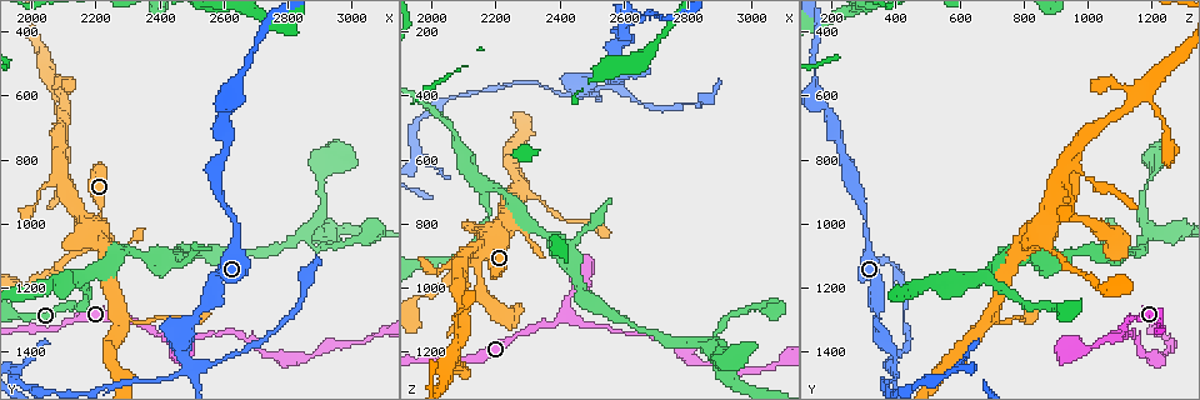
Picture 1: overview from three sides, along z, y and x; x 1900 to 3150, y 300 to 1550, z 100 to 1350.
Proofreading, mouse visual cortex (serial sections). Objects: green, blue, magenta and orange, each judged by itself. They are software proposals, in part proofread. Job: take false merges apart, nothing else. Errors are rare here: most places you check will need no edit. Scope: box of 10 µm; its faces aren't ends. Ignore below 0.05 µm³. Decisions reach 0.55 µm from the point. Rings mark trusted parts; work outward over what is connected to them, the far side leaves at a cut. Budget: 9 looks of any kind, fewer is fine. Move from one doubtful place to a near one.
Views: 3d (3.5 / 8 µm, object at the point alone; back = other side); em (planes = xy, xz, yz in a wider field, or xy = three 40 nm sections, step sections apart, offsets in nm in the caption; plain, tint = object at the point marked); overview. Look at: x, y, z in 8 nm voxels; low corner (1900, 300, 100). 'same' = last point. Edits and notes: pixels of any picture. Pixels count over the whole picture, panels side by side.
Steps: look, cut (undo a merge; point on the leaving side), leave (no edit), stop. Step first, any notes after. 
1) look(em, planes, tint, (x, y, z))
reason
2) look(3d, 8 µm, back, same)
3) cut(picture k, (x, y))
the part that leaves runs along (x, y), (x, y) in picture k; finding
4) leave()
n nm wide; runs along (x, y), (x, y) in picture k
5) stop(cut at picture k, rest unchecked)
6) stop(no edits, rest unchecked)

look(3d, 3.5 µm, (2530, 1360, 1120))

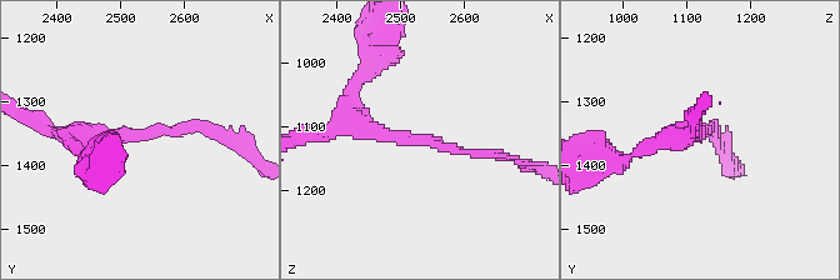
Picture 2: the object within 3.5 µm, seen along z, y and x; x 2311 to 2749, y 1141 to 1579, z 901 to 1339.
look(em, xy, step 5, tint, (2530, 1355, 1115))
arms of 100, 300 nm

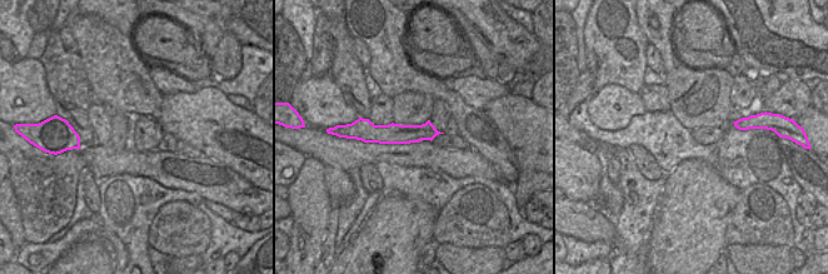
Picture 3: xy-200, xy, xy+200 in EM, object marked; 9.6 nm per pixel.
leave()
runs along (360, 129), (368, 133), (433, 133) in picture 3; one cell here

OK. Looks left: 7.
look(3d, 3.5 µm, (2170, 1160, 680))
thin neck

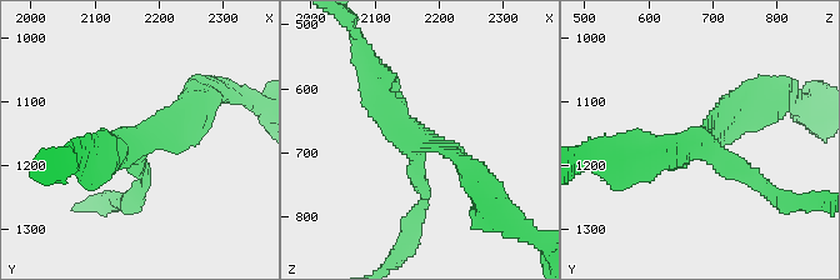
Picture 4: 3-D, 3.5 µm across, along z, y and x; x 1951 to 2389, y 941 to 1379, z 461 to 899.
look(em, xy, step 3, tint, (2170, 1165, 680))
now the EM

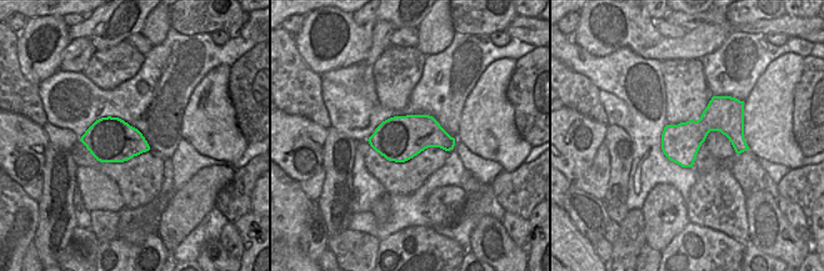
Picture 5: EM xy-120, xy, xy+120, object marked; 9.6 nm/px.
leave()
440 nm wide; runs along (141, 186), (134, 148), (199, 101) in picture 4; all the same cell

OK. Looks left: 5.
look(3d, 3.5 µm, (2490, 1450, 390))
branch point

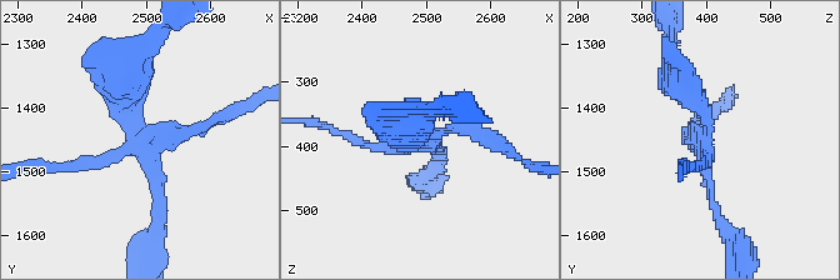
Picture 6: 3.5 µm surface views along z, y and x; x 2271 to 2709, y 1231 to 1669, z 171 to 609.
look(em, planes, tint, (2485, 1445, 400))
4 arms; arms of 150, 150, 200, 400 nm

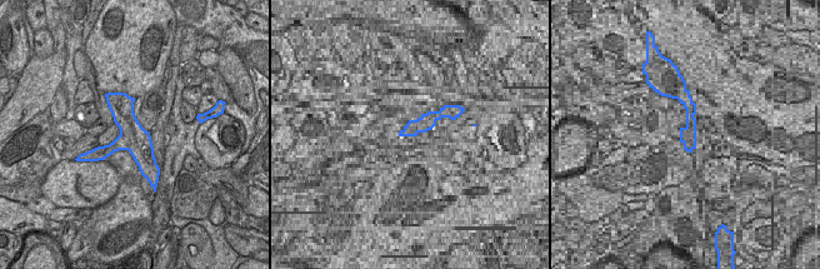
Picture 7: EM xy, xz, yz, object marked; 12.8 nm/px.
look(em, xy, step 3, tint, same)

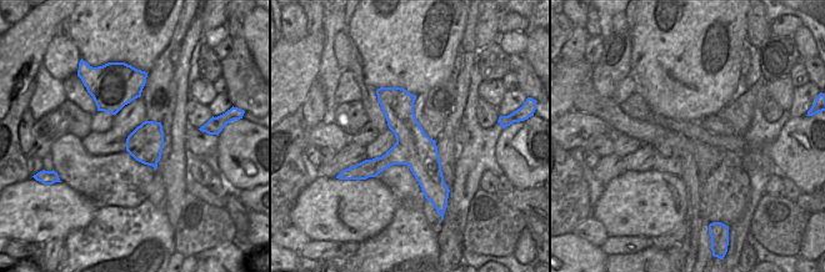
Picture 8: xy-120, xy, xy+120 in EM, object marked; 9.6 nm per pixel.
cut(picture 6, (478, 129))
the part that leaves runs along (136, 139), (114, 158), (33, 170) in picture 6; two cells meet here

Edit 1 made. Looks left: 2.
look(em, planes, tint, (2860, 1030, 1180))
four-way junction

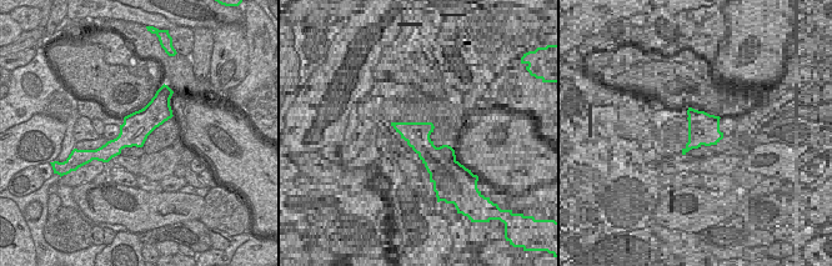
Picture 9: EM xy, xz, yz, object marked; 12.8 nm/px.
look(3d, 3.5 µm, same)
see where the arms go

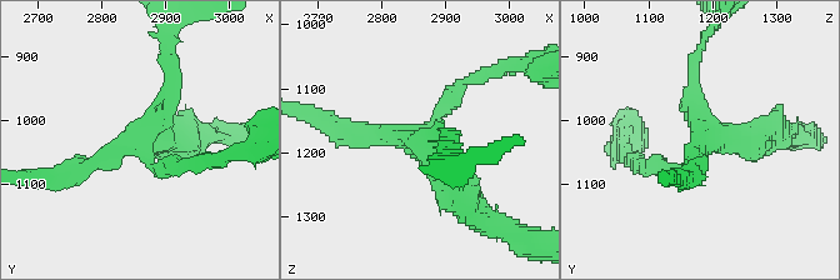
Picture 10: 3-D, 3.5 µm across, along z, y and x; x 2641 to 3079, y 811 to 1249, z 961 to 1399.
leave()
runs along (163, 101), (108, 156) in picture 9; all the same cell

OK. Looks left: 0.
stop(cut at picture 6, rest unchecked)

